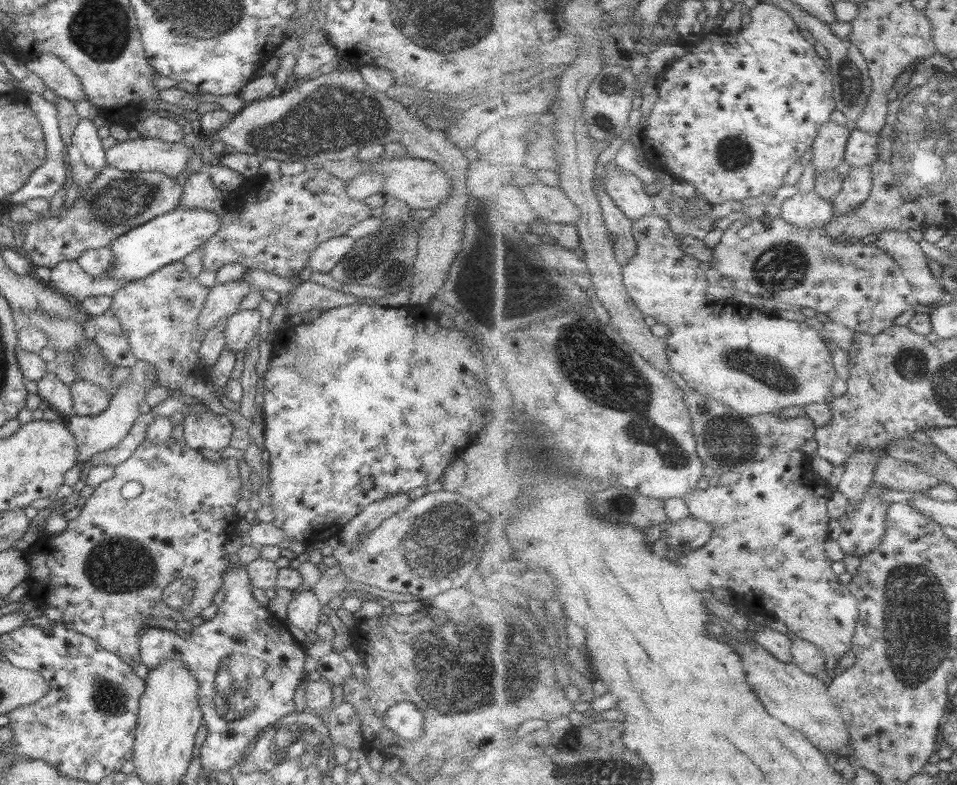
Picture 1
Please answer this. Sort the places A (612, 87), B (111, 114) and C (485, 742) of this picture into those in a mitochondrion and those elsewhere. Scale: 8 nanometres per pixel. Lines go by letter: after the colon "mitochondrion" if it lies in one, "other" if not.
A: mitochondrion
B: other
C: other

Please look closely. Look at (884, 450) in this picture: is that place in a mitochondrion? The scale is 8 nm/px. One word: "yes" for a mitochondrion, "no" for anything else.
no

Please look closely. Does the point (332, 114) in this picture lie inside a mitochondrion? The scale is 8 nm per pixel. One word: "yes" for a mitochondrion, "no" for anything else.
yes

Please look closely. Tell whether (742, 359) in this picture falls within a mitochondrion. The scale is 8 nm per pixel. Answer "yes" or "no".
yes

